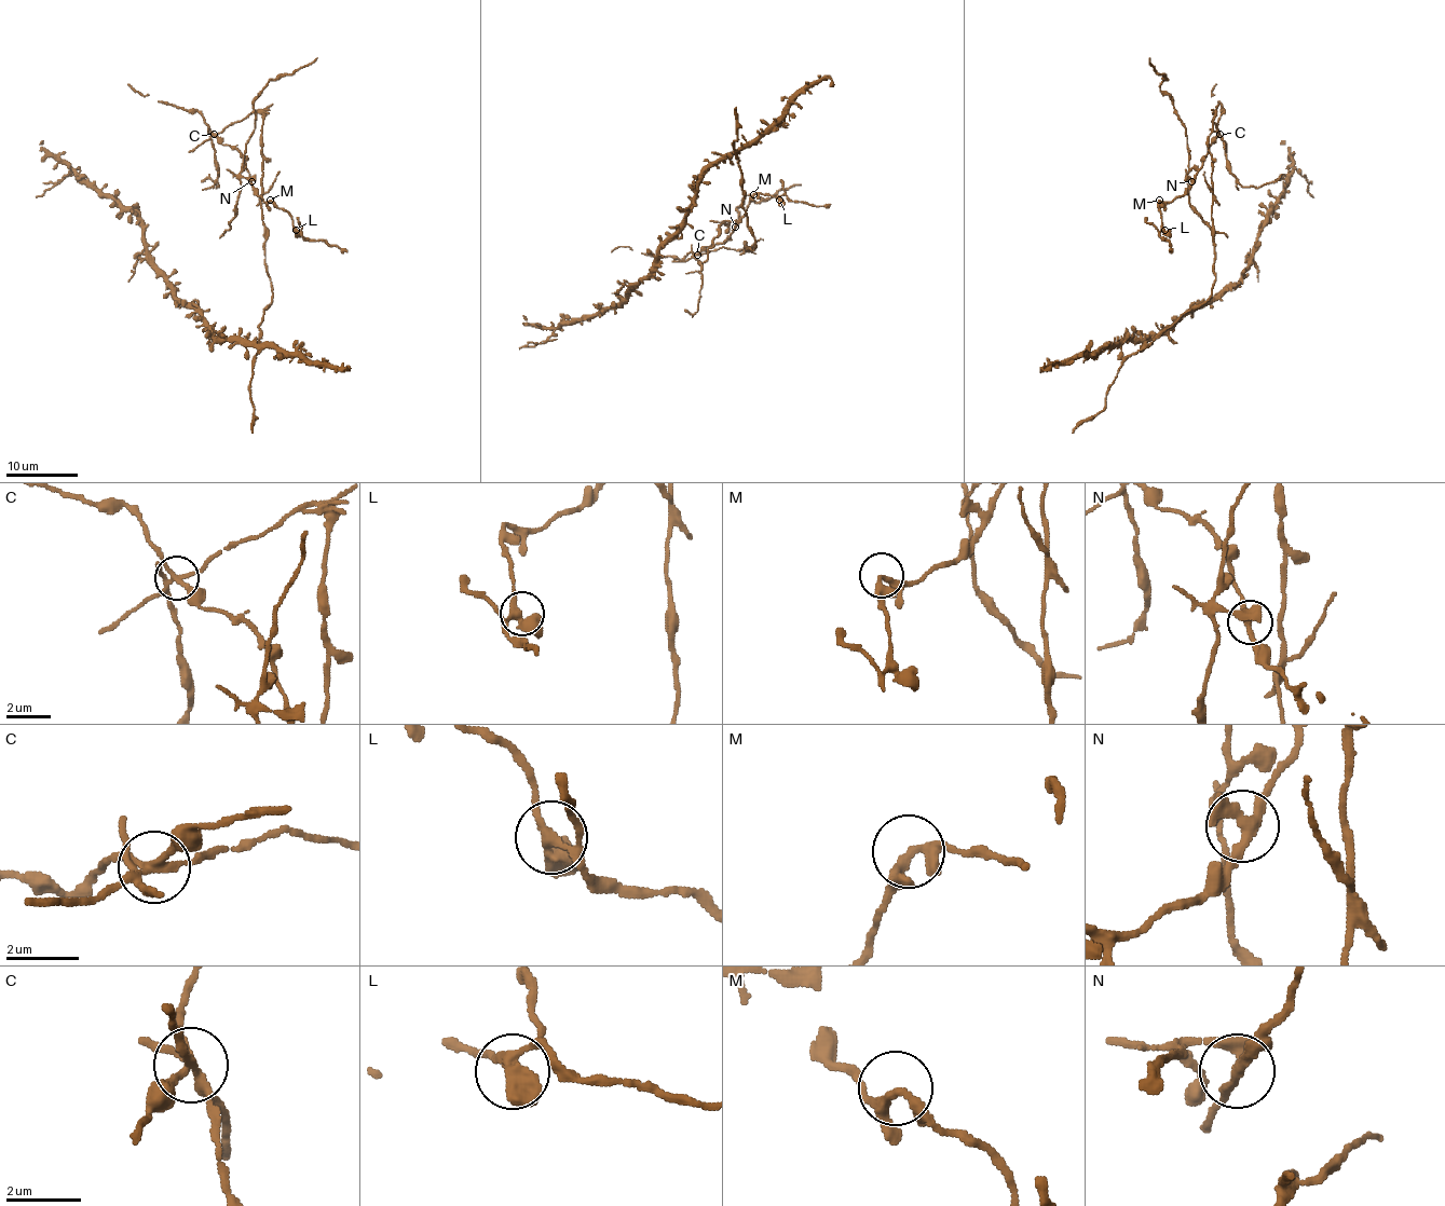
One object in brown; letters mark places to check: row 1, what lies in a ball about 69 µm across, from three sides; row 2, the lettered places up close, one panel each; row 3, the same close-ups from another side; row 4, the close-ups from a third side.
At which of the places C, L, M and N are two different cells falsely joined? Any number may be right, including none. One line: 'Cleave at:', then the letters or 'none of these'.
Cleave at: C, N

